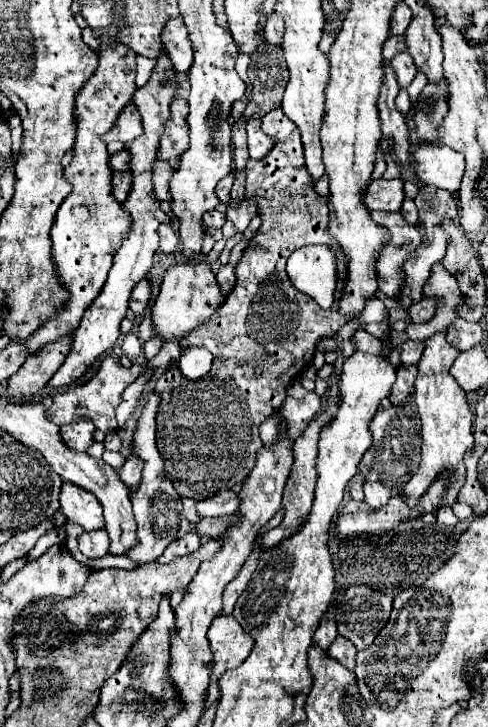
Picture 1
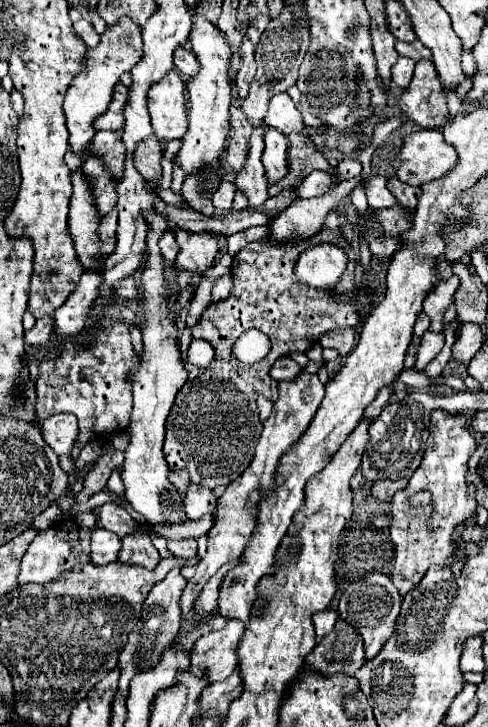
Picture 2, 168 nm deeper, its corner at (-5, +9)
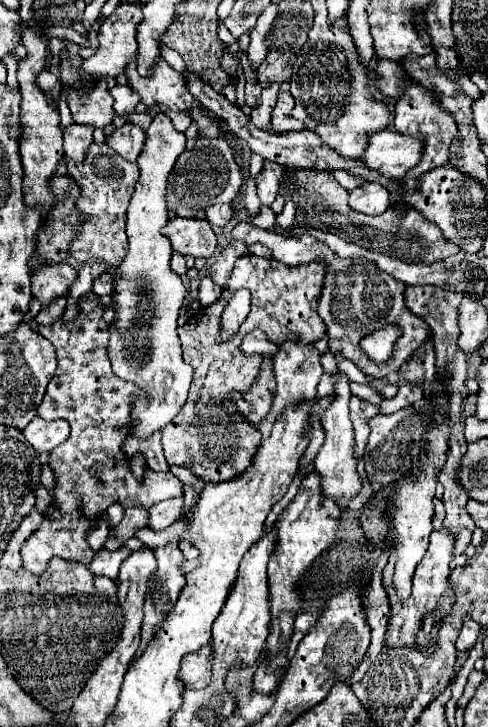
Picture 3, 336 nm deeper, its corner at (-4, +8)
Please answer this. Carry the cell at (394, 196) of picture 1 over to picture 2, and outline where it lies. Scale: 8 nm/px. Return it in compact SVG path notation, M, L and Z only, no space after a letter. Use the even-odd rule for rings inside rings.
M372 176L364 188L370 208L380 210L380 208L392 208L396 204L396 198L386 188L386 176Z

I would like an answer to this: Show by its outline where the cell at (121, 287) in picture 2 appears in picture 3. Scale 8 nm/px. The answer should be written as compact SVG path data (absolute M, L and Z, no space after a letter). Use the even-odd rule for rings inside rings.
M103 275L103 277L99 277L97 281L95 281L95 285L93 285L93 293L95 295L99 295L99 297L103 297L103 295L111 295L113 293L113 285L115 285L115 281L113 281L113 275Z

